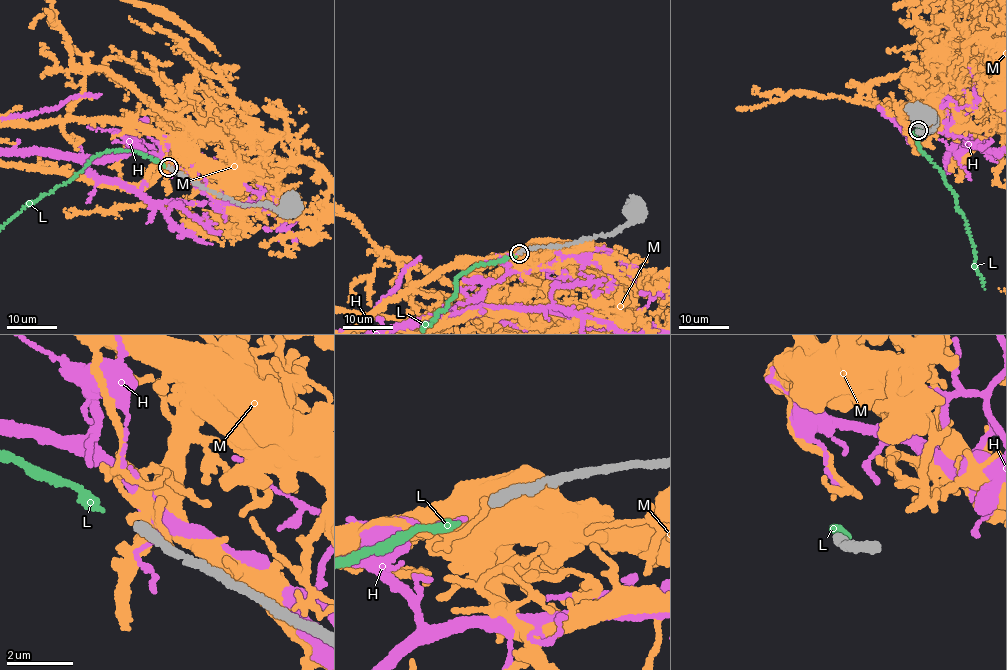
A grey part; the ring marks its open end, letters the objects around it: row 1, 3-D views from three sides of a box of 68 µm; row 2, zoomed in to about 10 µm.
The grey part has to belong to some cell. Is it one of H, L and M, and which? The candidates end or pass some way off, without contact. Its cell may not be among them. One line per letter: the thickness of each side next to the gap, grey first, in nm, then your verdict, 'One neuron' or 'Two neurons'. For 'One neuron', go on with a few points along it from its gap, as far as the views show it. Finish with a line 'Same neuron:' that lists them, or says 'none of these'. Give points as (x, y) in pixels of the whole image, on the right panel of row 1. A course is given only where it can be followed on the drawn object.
H: Thickness 280 nm (grey) against 100 nm. Two neurons
L: Thickness 280 nm (grey) against 220 nm. One neuron
M: Thickness 280 nm (grey) against 160 nm. Two neurons
Same neuron: L

